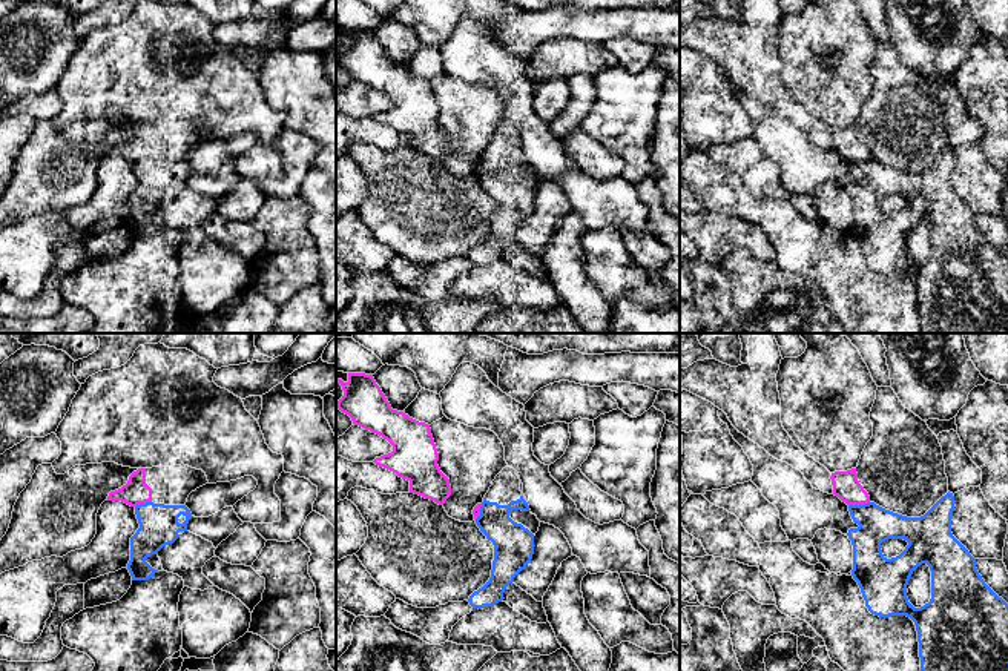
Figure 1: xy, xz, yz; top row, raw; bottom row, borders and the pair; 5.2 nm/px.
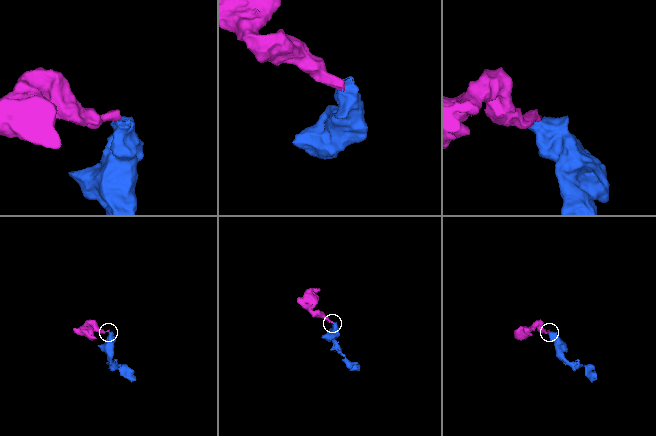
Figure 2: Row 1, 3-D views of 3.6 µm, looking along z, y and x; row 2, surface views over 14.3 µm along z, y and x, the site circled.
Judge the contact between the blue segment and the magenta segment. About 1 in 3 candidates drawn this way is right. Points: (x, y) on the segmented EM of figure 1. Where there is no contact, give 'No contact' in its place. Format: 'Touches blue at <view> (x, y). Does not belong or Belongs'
Touches blue at yz (858, 505). Does not belong

